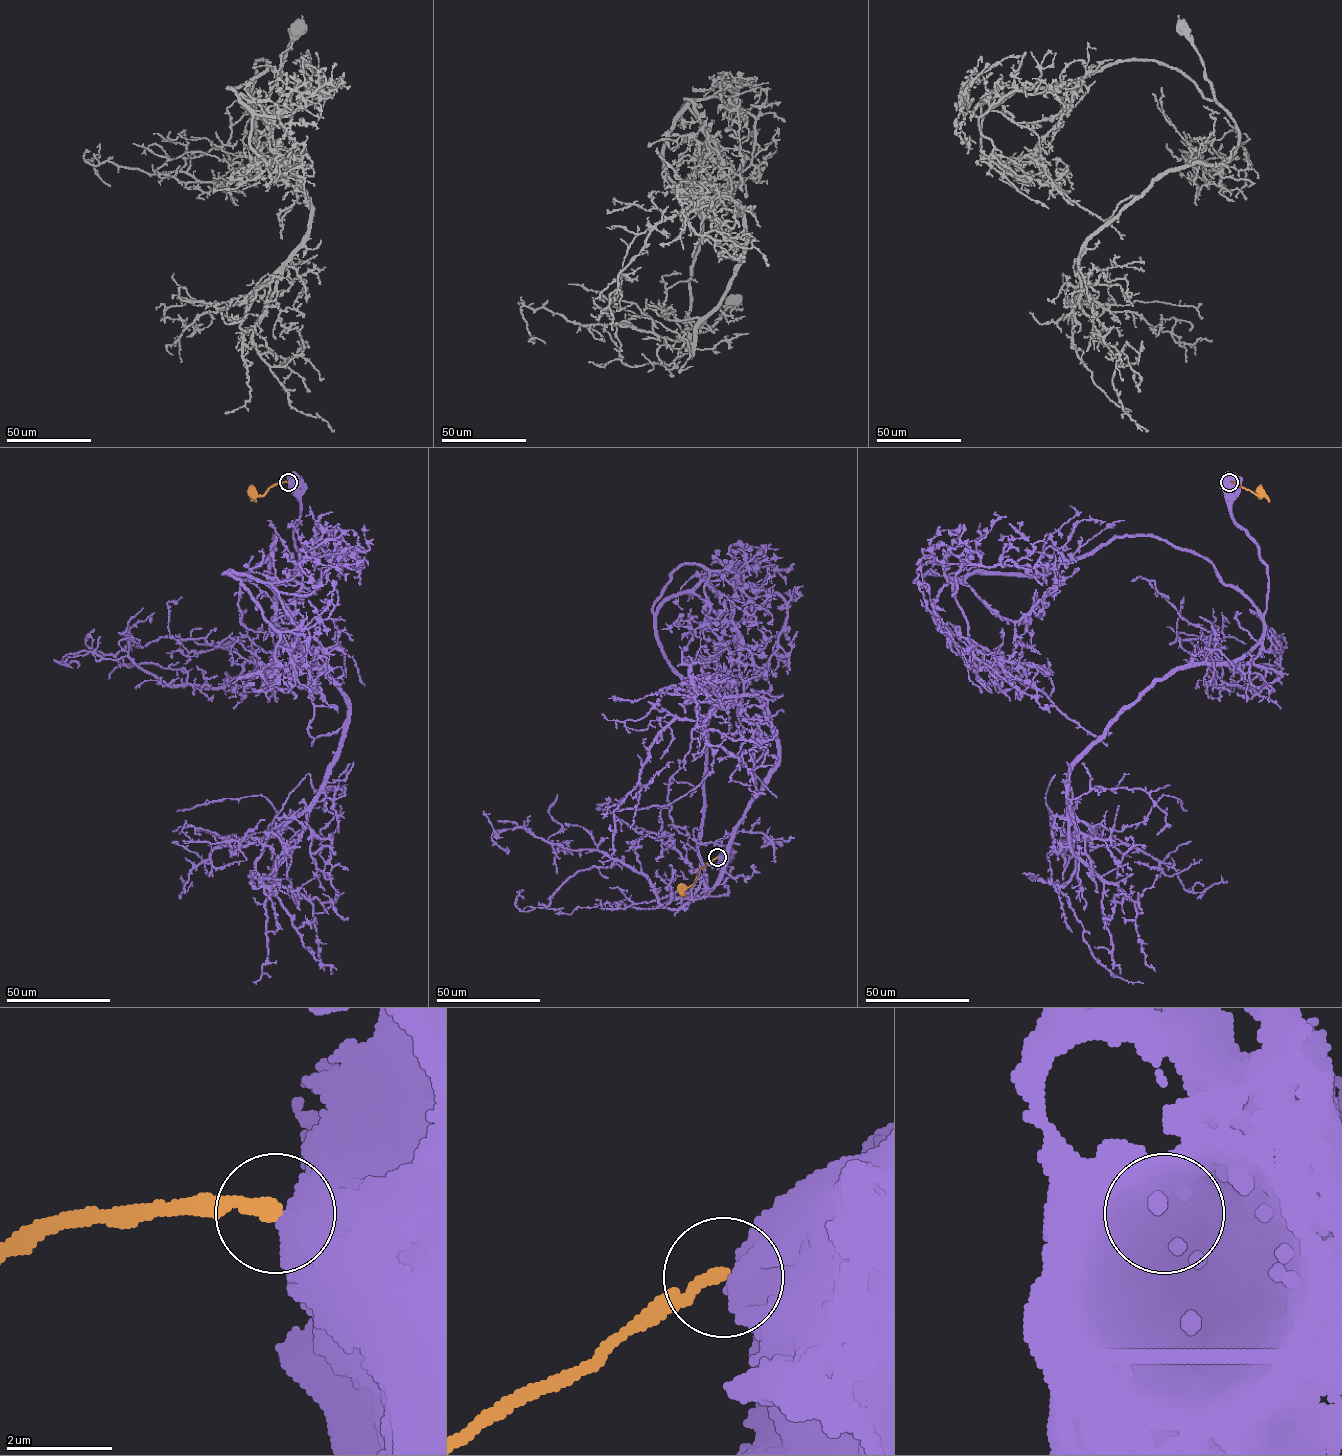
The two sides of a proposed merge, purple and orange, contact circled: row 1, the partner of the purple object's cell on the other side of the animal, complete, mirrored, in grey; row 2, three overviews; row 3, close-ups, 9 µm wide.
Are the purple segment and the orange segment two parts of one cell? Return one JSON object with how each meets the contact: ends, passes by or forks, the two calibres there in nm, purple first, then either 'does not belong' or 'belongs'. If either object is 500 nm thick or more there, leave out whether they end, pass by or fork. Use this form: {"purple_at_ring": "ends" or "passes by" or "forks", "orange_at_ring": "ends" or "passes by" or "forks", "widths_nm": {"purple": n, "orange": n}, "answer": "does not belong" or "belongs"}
{"widths_nm": {"purple": 850, "orange": 280}, "answer": "does not belong"}

